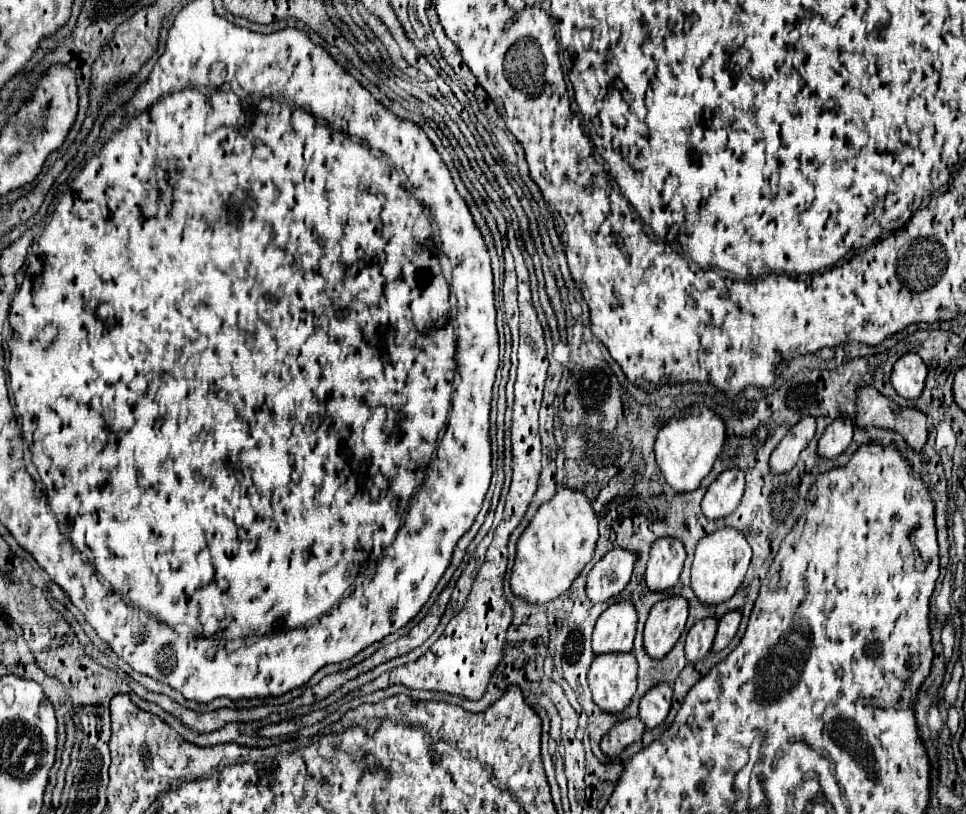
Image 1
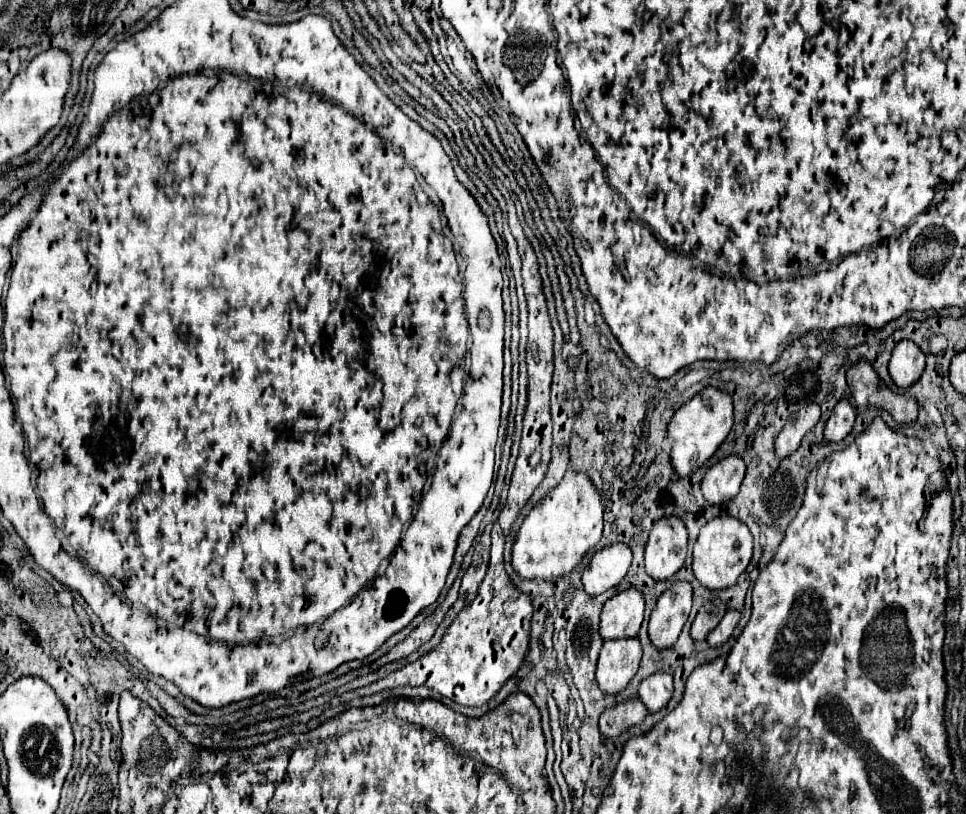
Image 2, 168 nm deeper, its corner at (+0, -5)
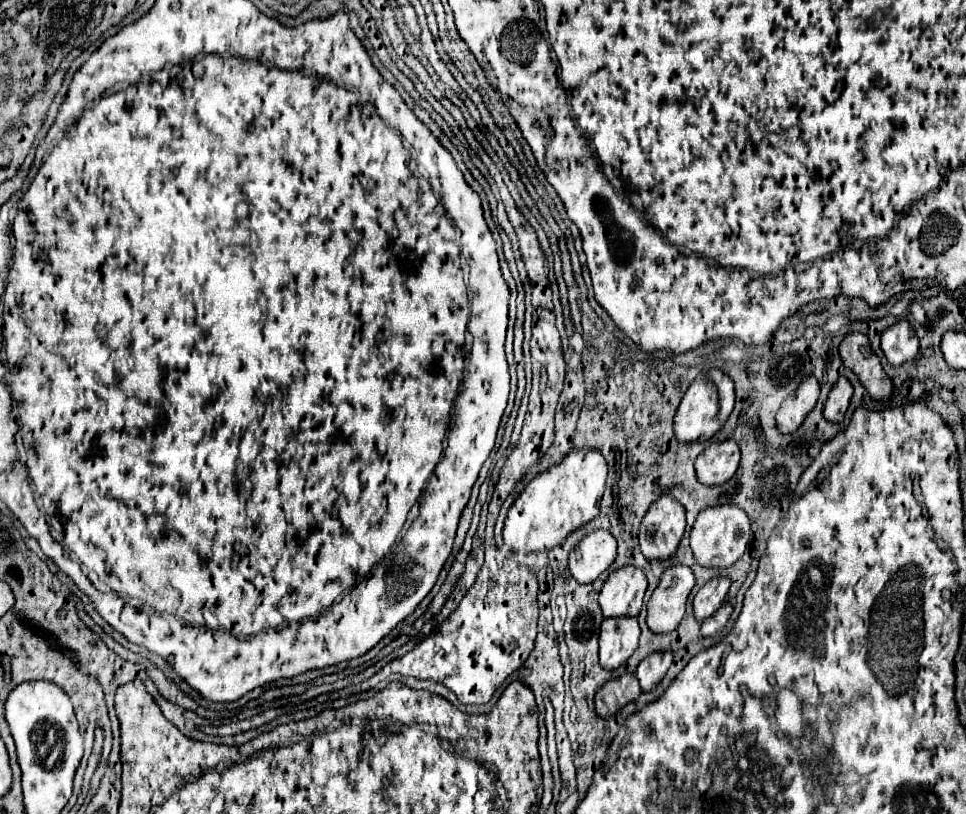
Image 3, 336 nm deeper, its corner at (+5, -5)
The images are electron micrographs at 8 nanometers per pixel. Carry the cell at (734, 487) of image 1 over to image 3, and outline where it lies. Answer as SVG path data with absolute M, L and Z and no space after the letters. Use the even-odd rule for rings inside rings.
M733 439L707 447L695 461L697 479L707 487L727 483L735 475L737 467L739 467L739 447Z

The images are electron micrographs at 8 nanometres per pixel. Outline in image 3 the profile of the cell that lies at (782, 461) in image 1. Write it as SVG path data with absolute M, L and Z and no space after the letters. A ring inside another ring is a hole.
M805 379L805 383L801 383L797 393L783 401L783 405L777 413L777 429L783 435L795 433L801 427L807 413L815 407L817 397L819 397L817 379Z

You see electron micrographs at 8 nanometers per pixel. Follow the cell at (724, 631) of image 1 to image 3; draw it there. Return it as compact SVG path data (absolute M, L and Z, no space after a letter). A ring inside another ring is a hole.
M725 601L723 607L719 607L717 615L711 615L705 623L701 623L701 635L703 637L713 637L715 633L719 633L727 625L731 613L733 613L733 605L729 601Z

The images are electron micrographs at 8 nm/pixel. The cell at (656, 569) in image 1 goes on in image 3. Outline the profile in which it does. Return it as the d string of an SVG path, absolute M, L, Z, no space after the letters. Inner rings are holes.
M663 495L647 511L641 531L639 547L649 561L667 561L675 555L685 533L685 509L669 495Z

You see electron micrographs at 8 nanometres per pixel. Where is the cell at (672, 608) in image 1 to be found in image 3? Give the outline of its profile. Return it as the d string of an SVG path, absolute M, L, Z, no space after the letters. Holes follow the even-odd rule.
M669 567L647 605L647 627L655 635L667 635L677 629L685 615L685 603L695 585L689 567Z

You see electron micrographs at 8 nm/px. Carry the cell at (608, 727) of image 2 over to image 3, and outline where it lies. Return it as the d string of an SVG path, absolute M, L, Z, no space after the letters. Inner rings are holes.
M623 675L615 681L605 683L601 691L595 695L595 711L599 717L613 717L617 715L625 705L635 701L641 695L641 687L635 679L635 675Z

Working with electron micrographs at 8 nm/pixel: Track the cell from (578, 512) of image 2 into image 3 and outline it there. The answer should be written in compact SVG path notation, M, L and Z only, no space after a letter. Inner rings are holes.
M571 449L557 467L535 477L511 505L503 527L503 541L509 551L547 553L559 547L571 533L597 517L599 501L605 491L605 477L607 463L599 451Z

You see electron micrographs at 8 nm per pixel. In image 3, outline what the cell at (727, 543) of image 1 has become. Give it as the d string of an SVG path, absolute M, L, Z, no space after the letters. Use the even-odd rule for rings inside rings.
M719 505L719 507L711 507L711 509L701 511L701 515L697 517L697 521L691 529L691 549L693 549L695 561L707 569L709 567L713 567L713 569L731 567L747 551L749 537L751 537L749 527L751 527L751 521L745 515L745 511L741 511L739 507Z

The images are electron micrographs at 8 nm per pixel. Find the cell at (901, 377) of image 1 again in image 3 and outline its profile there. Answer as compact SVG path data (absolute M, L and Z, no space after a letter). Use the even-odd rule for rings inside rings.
M899 321L887 327L881 335L881 349L893 367L901 367L905 361L913 361L919 355L919 339L909 321Z

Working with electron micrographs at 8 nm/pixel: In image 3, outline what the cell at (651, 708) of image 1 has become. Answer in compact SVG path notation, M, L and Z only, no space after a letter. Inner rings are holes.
M649 655L649 659L643 659L635 671L641 691L653 691L657 683L665 677L667 669L671 667L671 661L673 655Z

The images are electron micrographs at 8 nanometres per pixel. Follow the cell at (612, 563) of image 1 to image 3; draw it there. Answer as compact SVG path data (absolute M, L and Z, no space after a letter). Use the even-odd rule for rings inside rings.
M607 531L587 535L569 555L569 571L577 583L589 585L599 579L617 557L617 541Z

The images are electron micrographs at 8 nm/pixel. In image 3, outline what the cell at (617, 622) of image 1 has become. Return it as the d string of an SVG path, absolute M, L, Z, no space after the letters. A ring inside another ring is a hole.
M623 567L609 575L599 593L603 617L639 617L647 579L637 567Z

